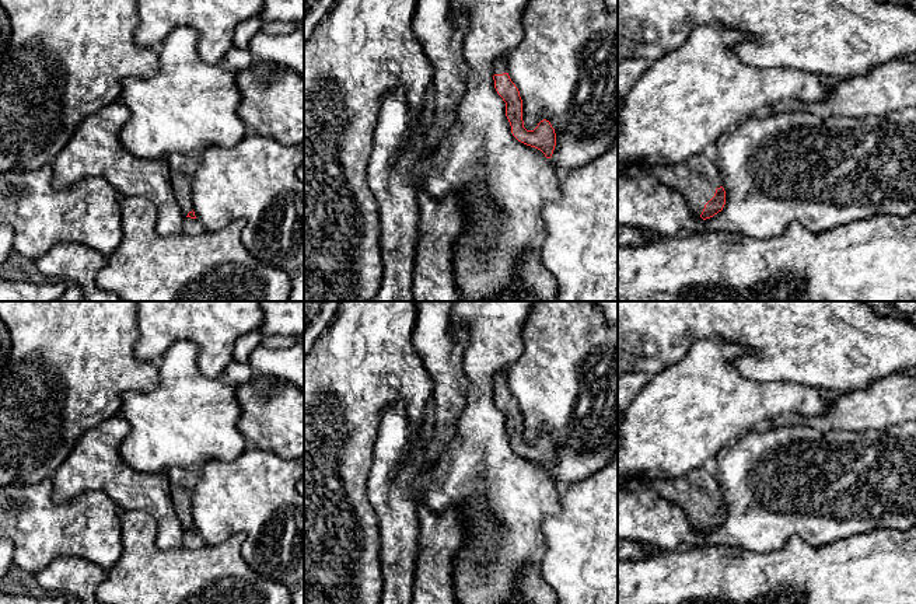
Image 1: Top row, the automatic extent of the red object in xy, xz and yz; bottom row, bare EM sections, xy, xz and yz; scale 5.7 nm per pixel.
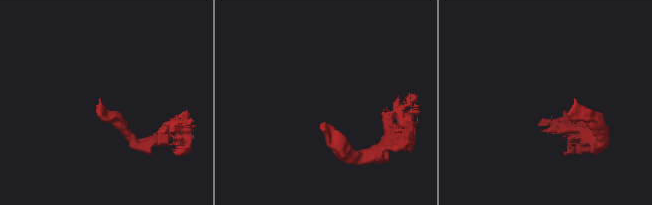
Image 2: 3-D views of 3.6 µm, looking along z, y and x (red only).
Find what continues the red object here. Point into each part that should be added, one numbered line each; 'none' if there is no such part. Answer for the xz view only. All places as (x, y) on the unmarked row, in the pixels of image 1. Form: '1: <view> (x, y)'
1: xz (500, 380)

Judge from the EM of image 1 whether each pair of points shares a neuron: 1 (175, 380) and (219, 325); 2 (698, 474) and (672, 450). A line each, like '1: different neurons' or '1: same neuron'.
1: different neurons
2: different neurons

